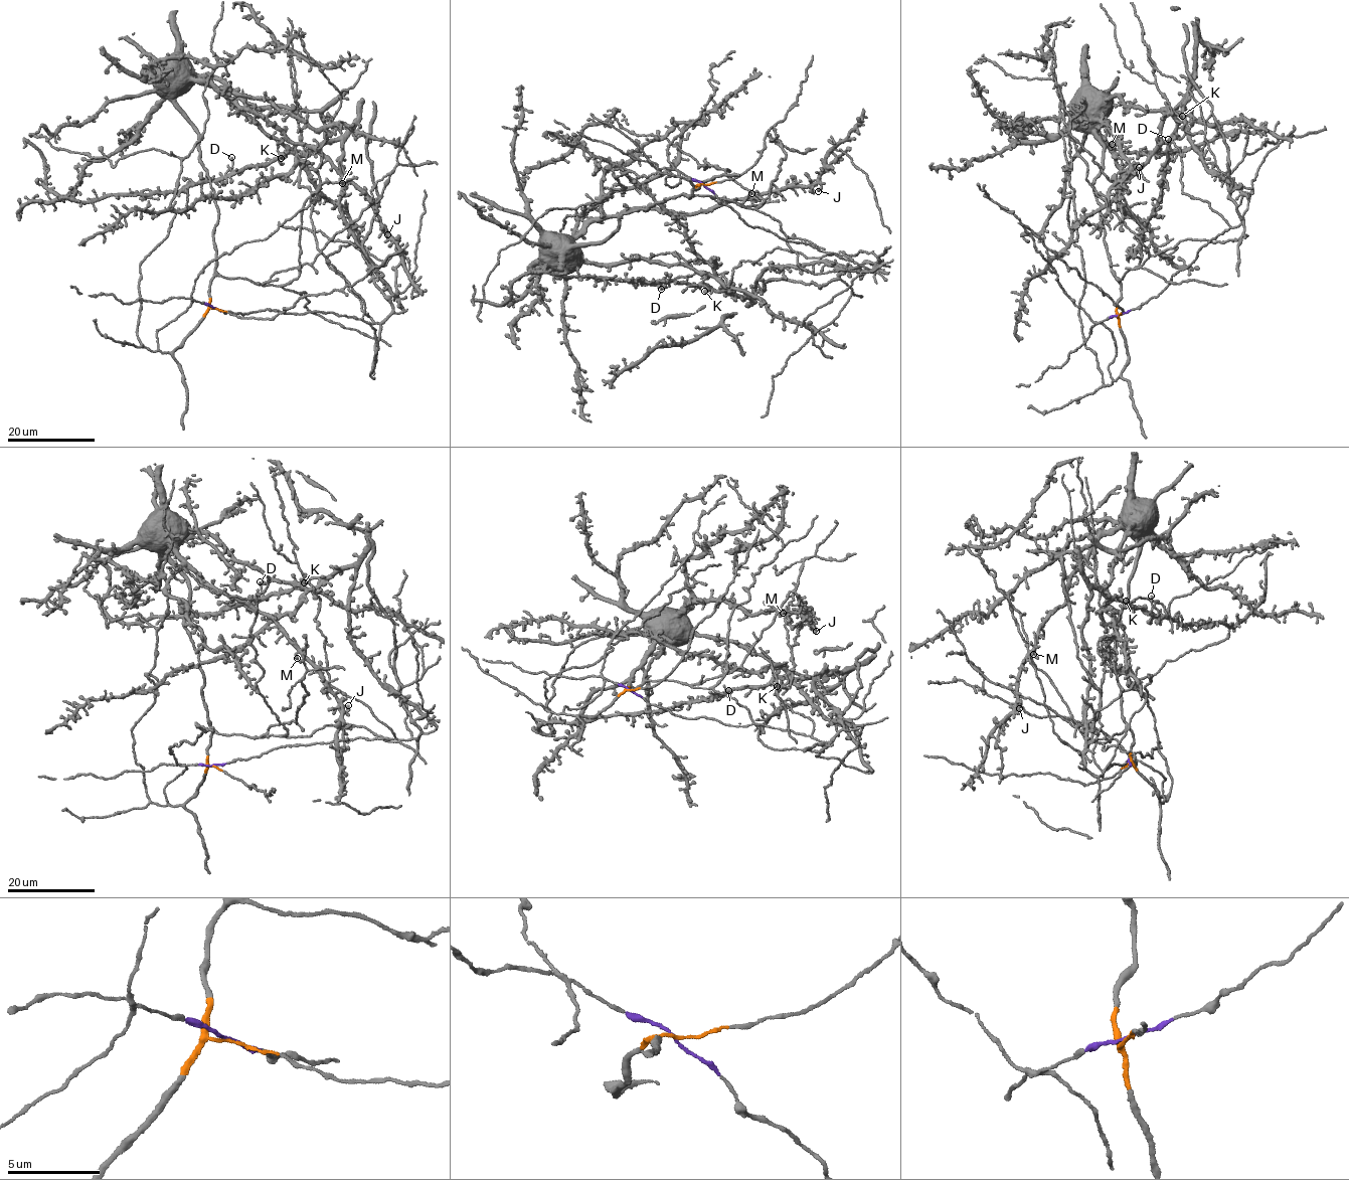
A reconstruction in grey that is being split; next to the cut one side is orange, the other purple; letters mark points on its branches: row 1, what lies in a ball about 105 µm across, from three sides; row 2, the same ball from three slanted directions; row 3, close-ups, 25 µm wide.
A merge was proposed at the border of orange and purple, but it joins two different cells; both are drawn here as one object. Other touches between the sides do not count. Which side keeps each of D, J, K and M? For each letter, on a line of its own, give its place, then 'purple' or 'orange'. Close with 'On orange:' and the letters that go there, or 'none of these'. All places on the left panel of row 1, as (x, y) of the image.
D: (231, 157) | purple
J: (387, 234) | orange
K: (281, 158) | purple
M: (342, 183) | orange
On orange: J, M

